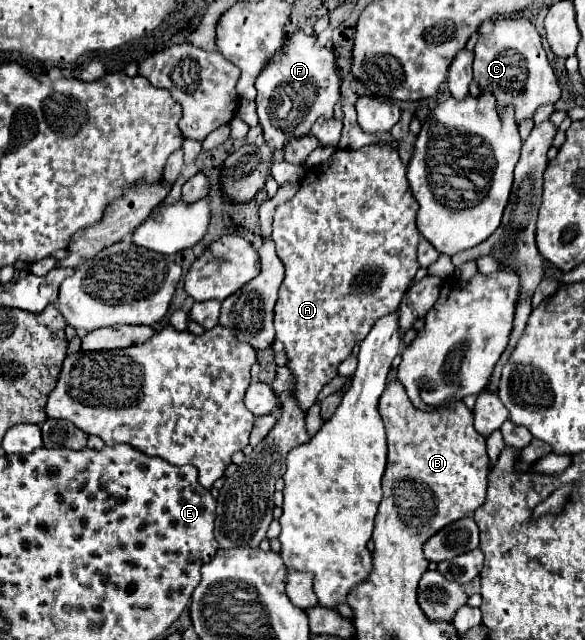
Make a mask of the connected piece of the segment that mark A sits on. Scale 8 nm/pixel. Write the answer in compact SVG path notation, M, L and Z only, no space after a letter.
M381 143L363 147L357 151L337 149L333 153L333 157L329 157L329 161L325 161L317 167L311 167L311 171L307 171L307 175L301 179L301 187L293 195L293 199L289 199L287 203L277 207L275 219L273 219L273 241L277 247L277 255L279 255L281 263L285 265L285 279L279 287L279 299L275 305L275 331L277 331L277 339L285 345L285 353L289 357L287 367L291 369L295 383L297 383L297 389L293 395L297 397L301 407L305 407L305 411L315 403L321 387L337 375L339 363L353 351L355 345L359 345L367 337L367 333L371 331L375 321L397 311L407 287L411 285L411 281L419 269L419 263L417 263L419 231L417 231L415 219L417 219L417 201L413 199L413 195L409 195L409 185L405 185L405 165L401 163L395 149L391 149L389 145L381 145Z

